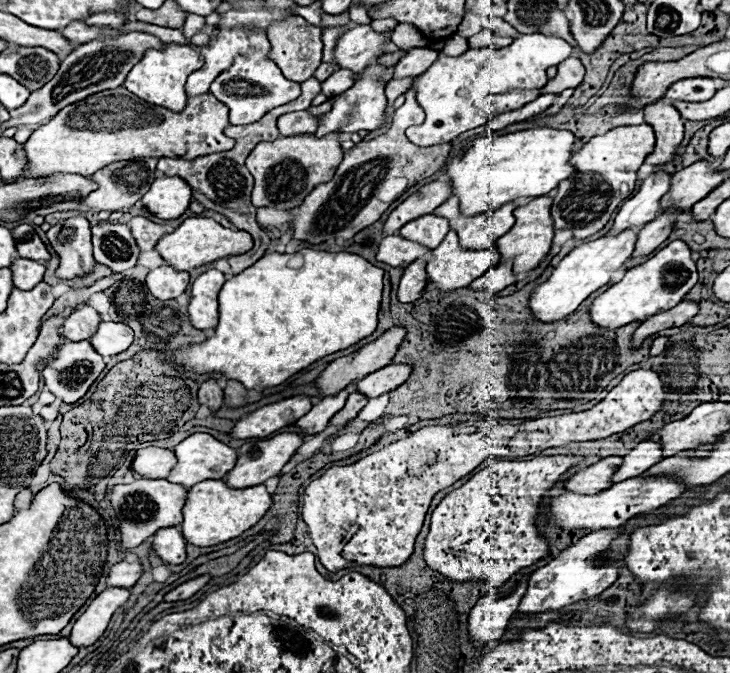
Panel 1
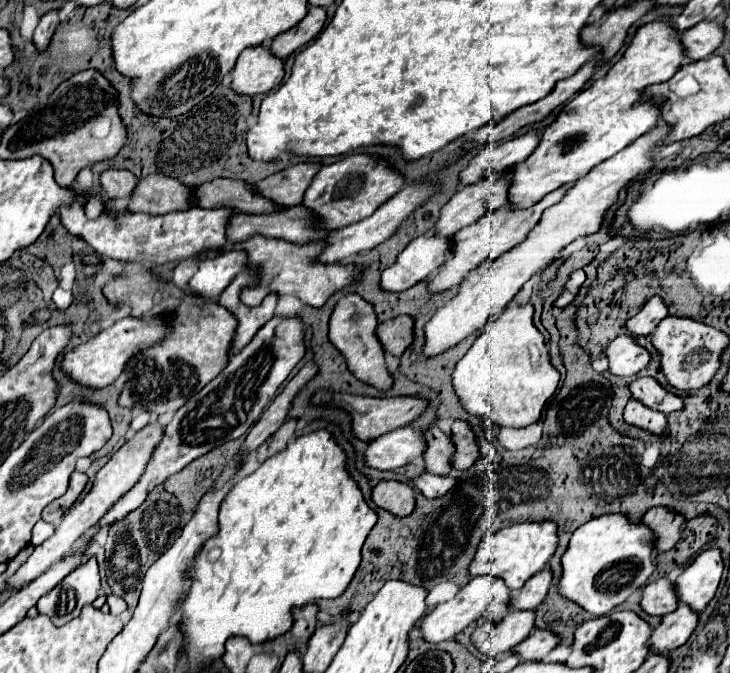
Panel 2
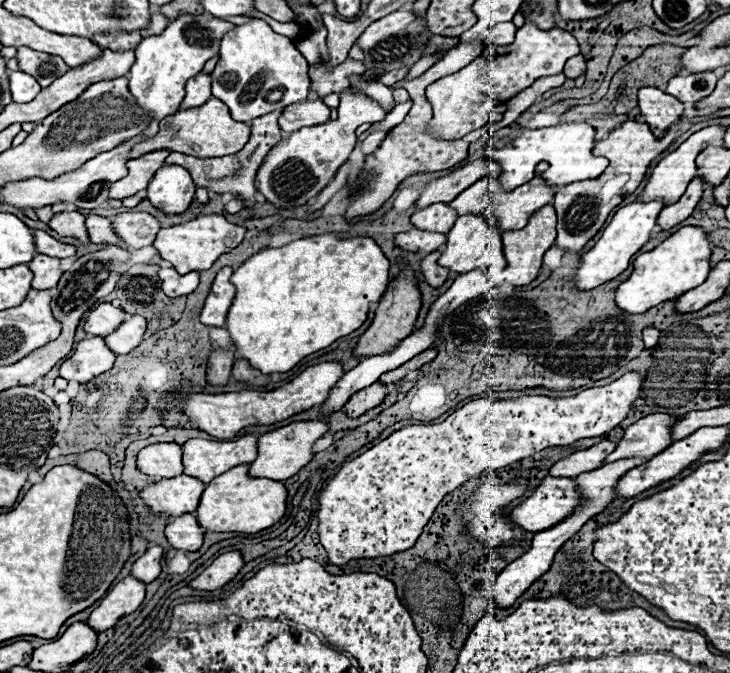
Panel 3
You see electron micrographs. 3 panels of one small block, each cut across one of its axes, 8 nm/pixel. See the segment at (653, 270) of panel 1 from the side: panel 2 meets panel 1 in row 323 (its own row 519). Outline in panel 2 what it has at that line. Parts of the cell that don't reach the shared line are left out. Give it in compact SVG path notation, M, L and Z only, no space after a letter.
M602 514L582 524L570 538L568 550L562 556L564 576L560 592L580 604L594 616L604 616L626 602L630 594L644 588L648 578L658 568L656 534L644 522L630 522L628 514Z

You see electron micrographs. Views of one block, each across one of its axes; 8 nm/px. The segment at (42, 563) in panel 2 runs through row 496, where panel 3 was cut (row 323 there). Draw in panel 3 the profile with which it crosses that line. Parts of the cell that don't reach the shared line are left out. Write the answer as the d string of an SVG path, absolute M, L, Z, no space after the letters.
M102 302L90 312L86 312L84 332L88 336L106 336L108 332L114 332L124 320L126 320L124 310L114 308L110 302Z

